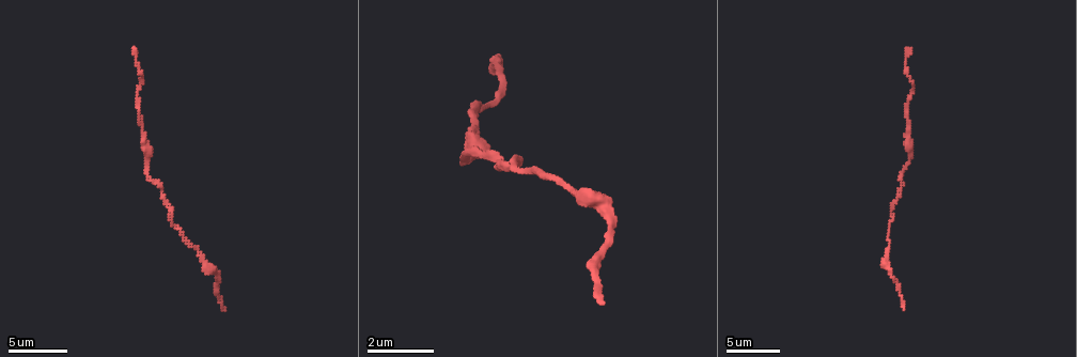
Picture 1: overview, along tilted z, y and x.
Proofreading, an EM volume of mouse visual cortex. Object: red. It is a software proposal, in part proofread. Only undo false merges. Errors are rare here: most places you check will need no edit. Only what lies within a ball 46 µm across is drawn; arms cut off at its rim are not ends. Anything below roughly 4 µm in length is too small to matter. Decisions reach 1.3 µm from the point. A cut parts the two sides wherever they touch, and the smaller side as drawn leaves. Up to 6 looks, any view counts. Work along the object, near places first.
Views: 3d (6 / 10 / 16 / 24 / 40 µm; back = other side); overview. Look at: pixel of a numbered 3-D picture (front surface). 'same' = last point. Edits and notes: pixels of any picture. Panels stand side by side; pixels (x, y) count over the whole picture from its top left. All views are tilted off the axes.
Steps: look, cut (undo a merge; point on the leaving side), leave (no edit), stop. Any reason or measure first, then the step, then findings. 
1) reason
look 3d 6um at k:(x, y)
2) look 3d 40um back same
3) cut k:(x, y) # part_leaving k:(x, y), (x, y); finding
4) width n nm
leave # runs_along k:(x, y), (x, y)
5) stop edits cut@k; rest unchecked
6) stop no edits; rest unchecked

thick turns thin
look 3d 16um at 1:(604, 213)

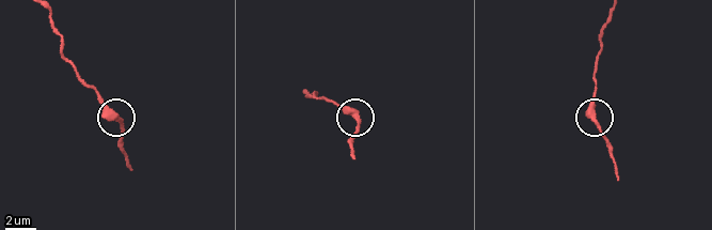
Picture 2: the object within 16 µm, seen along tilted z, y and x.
leave # runs_along 2:(49, 15), (63, 56), (116, 120), (123, 151); one neuron here

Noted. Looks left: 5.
sudden change in width
look 3d 16um at 1:(907, 133)

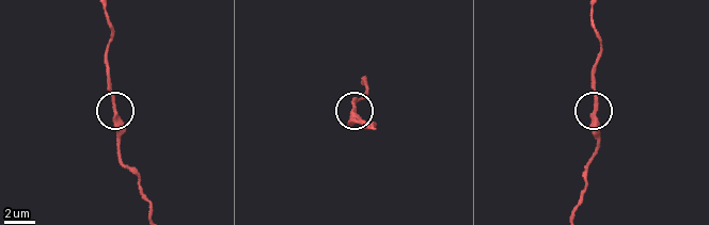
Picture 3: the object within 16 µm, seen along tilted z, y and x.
leave # runs_along 3:(585, 175), (596, 146), (594, 71); all the same neuron

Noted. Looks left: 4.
look 3d 6um at 1:(901, 183)

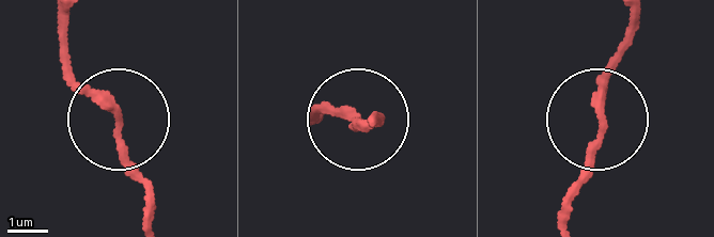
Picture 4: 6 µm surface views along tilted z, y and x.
look 3d 6um back at 4:(114, 113)

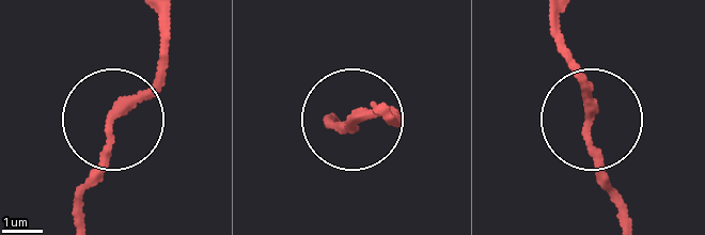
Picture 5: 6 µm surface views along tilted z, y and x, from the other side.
side_arm 14 um
leave # runs_along 5:(590, 113), (560, 35); all the same neuron

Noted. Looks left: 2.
stop no edits; rest unchecked

